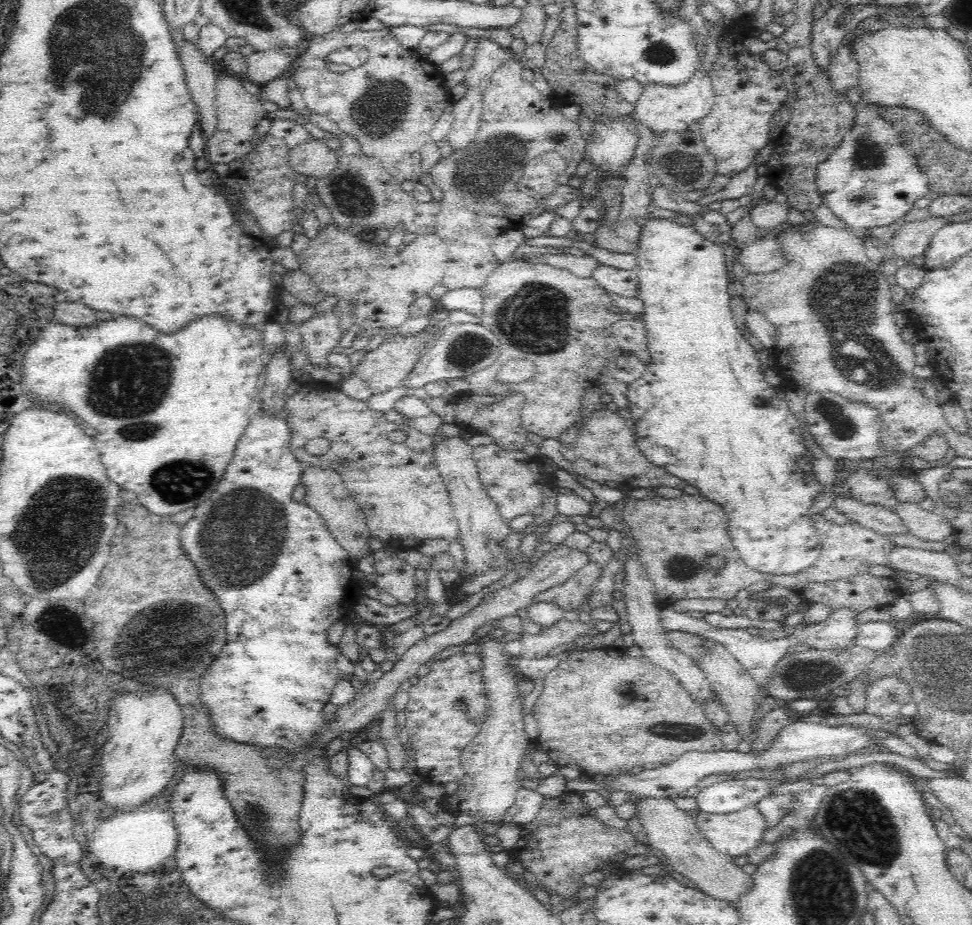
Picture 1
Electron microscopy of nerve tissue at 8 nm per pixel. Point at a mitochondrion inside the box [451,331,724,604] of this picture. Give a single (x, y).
(682, 568)

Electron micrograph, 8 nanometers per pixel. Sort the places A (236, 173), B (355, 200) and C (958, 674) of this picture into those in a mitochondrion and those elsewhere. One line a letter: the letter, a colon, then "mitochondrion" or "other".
A: other
B: mitochondrion
C: mitochondrion

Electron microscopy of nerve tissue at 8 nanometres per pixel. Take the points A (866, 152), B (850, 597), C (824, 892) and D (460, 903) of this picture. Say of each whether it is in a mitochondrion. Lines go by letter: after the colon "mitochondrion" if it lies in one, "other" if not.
A: mitochondrion
B: other
C: mitochondrion
D: other

